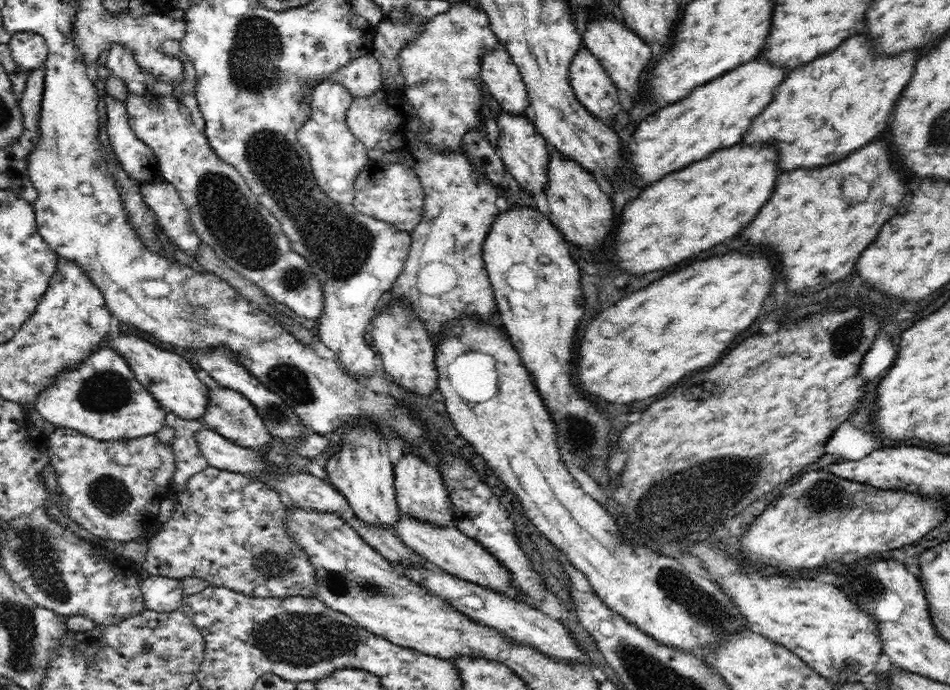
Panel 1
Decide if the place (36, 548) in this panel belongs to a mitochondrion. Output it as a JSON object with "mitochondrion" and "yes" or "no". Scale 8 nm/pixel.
{"mitochondrion":"yes"}

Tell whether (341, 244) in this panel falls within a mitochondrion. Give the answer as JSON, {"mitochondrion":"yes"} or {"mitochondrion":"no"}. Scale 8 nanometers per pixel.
{"mitochondrion":"yes"}

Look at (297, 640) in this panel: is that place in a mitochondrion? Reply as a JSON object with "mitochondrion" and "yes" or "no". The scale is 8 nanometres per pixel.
{"mitochondrion":"yes"}

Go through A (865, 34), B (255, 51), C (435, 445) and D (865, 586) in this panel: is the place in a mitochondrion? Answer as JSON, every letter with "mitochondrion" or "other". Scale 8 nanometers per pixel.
{"A":"other","B":"mitochondrion","C":"other","D":"mitochondrion"}

